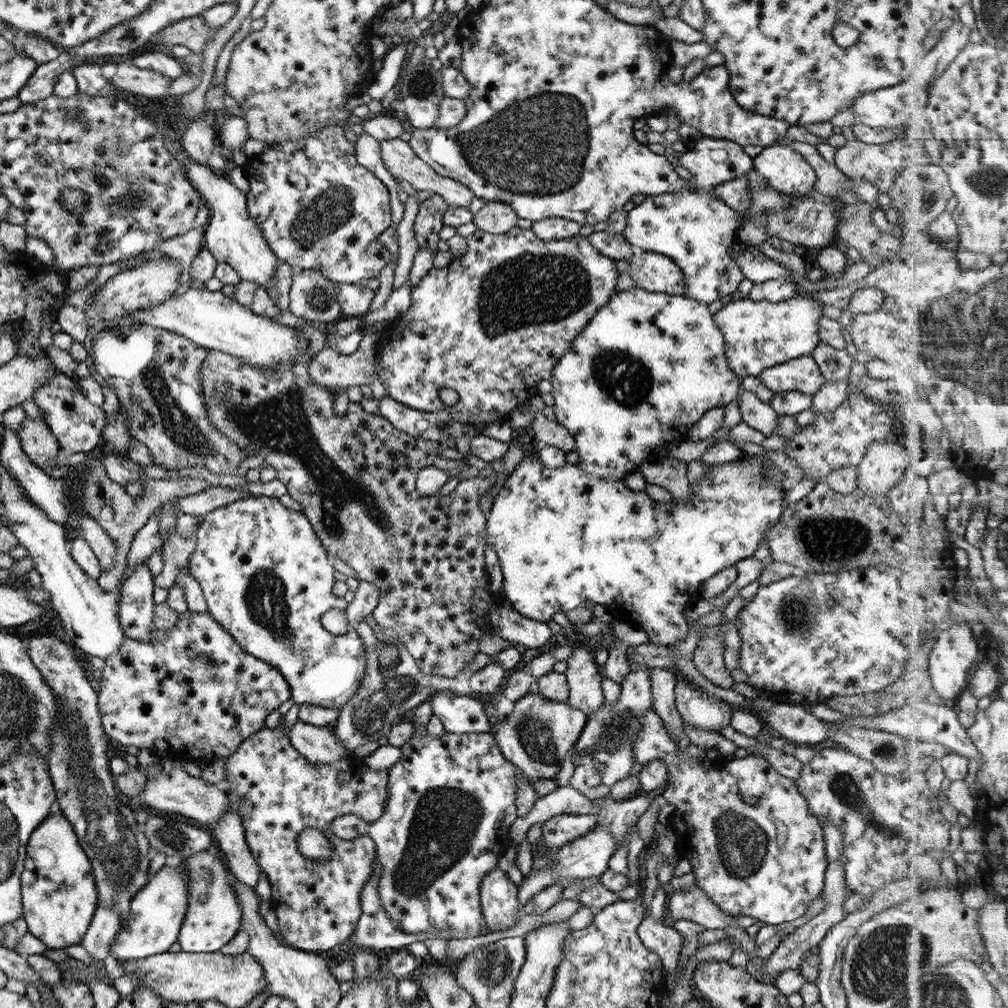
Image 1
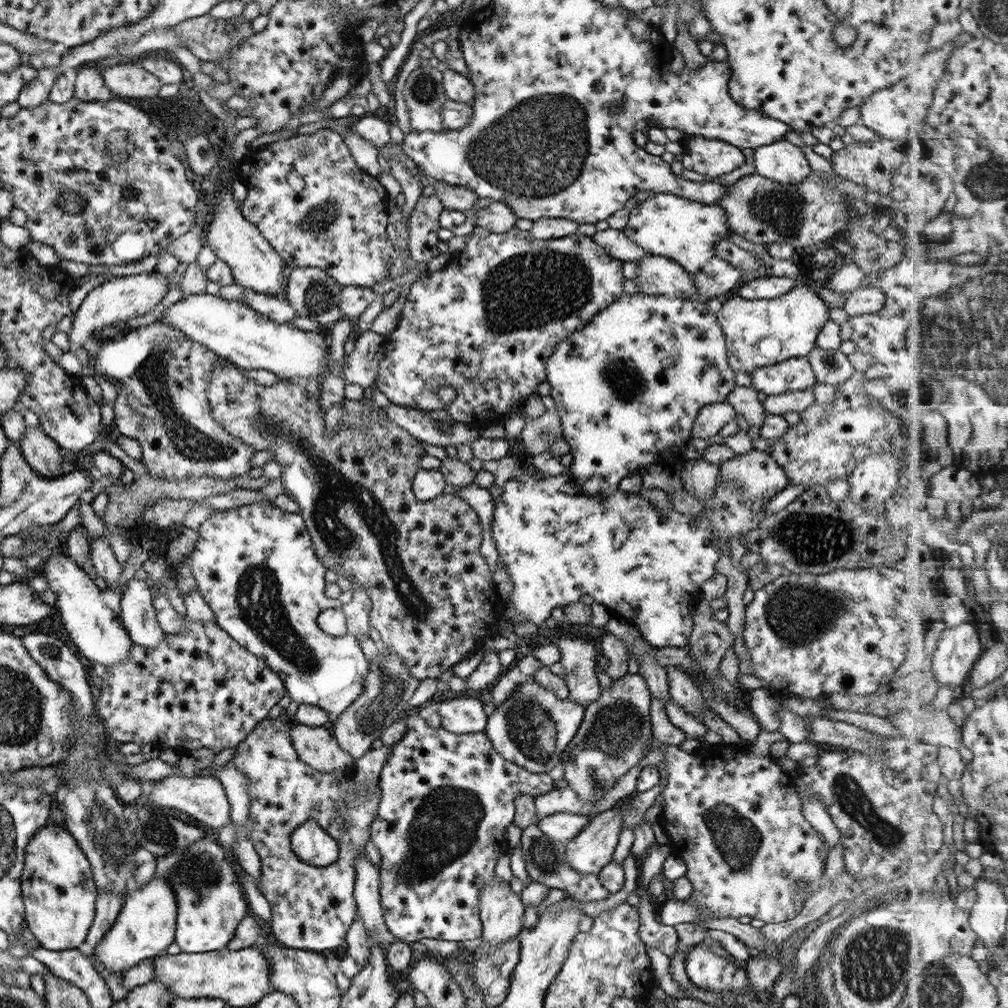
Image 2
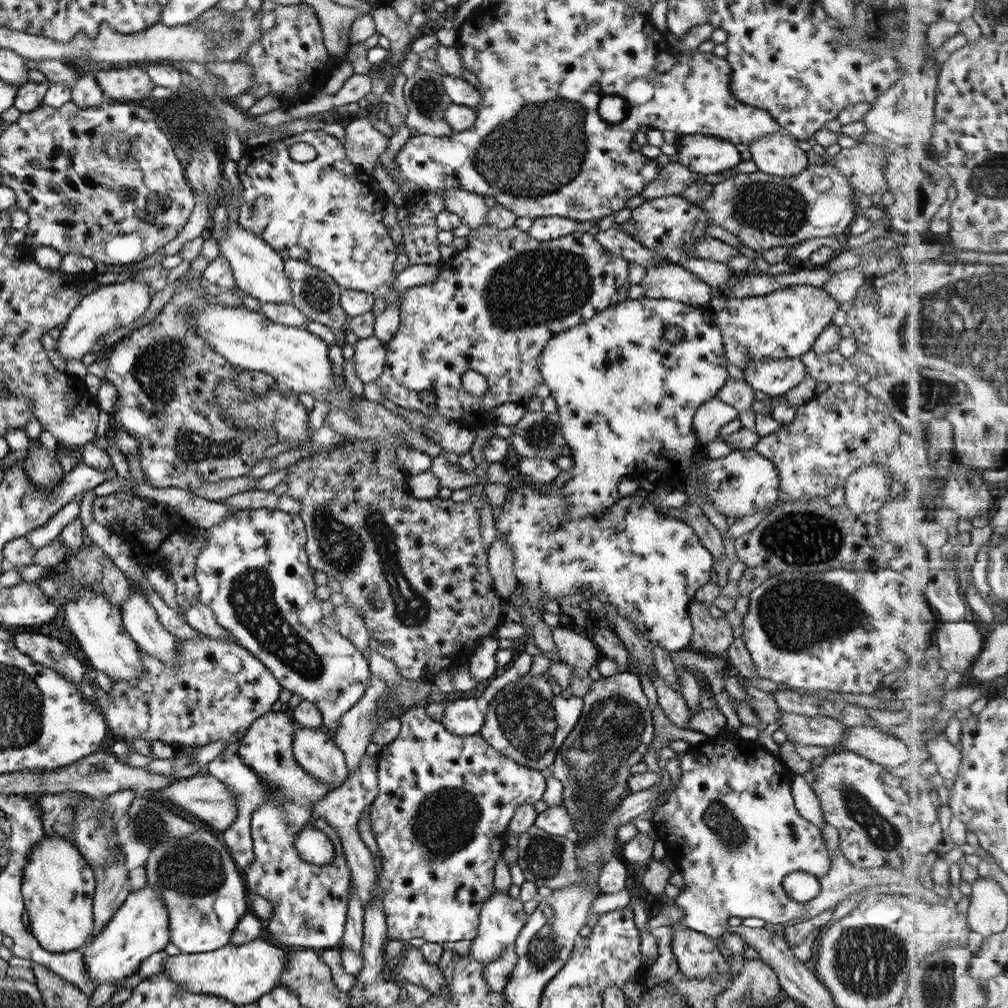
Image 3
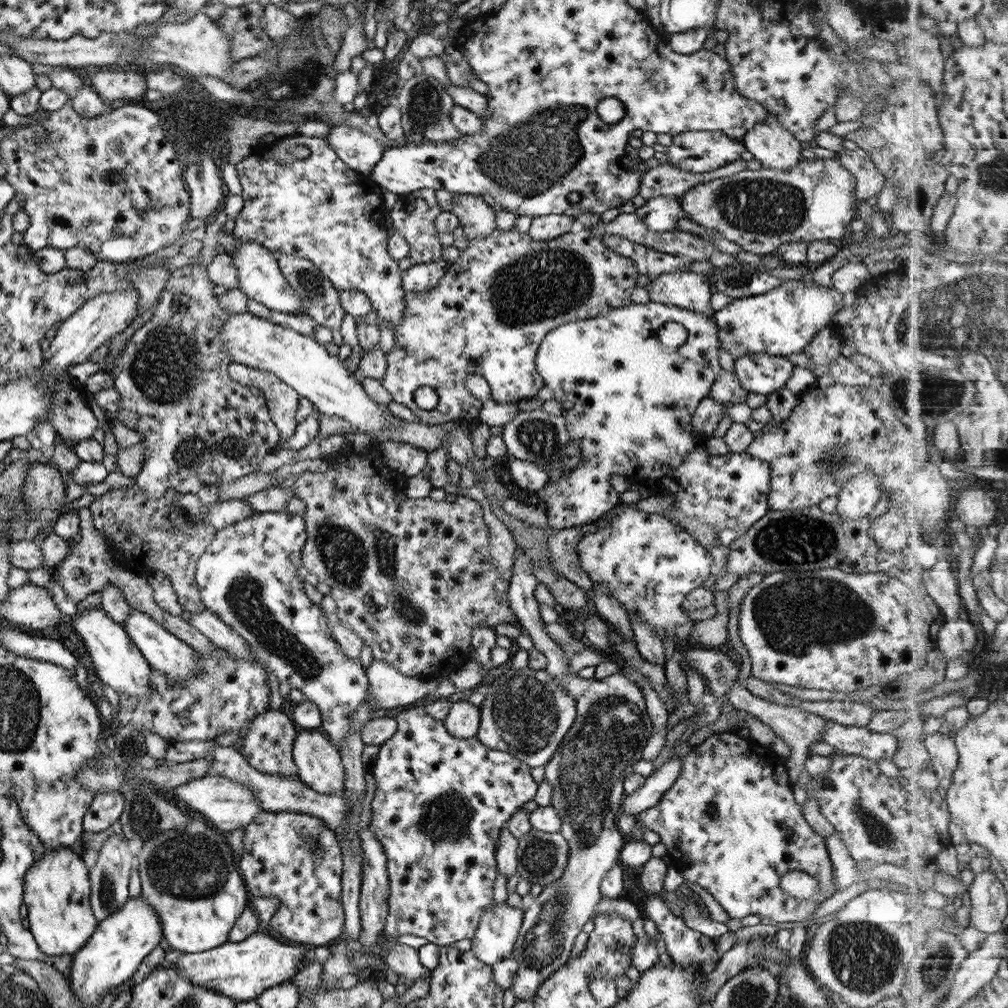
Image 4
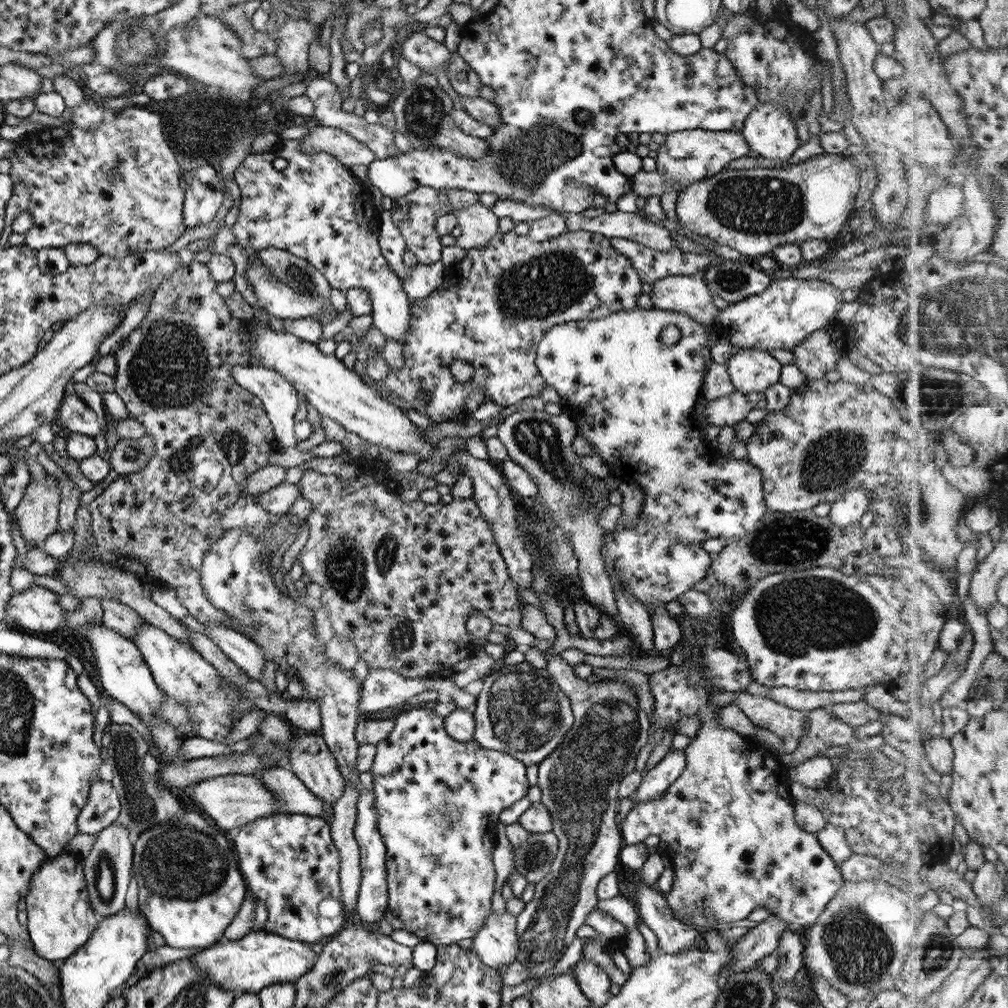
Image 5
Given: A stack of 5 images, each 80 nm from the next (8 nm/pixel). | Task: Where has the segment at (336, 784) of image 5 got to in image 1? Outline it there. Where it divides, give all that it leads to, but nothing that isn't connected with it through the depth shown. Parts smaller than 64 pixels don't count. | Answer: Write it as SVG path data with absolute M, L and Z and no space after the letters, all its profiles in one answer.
M297 720L286 736L291 747L303 756L307 763L327 765L353 755L351 751L341 748L336 737L325 727L316 727Z

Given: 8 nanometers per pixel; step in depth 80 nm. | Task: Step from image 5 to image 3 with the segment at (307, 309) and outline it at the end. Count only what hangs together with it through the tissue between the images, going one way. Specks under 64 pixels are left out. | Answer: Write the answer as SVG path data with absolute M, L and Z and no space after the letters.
M227 220L227 236L218 242L220 256L225 257L234 280L234 287L263 304L291 305L289 282L284 276L283 260L261 237L247 232L238 222Z

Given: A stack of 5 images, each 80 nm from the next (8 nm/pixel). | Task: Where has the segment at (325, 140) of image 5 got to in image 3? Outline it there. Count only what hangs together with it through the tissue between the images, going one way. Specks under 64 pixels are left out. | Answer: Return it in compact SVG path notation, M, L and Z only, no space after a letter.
M360 115L355 116L350 120L345 127L343 127L344 138L342 147L344 148L347 160L355 167L362 169L365 173L370 174L372 171L371 165L380 158L381 154L385 152L388 145L389 133L383 130L381 124L377 122L377 126L371 126L371 120L362 118Z

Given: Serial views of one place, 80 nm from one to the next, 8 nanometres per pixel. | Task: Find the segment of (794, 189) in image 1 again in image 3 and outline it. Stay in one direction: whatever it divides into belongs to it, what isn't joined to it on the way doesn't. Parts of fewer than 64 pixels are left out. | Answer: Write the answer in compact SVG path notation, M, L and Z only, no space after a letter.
M779 131L753 139L748 150L757 171L773 176L795 176L808 165L805 151L797 147L796 140Z

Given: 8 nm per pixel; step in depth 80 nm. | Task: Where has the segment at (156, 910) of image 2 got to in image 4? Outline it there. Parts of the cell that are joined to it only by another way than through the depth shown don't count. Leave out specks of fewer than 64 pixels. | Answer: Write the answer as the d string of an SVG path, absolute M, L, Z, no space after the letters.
M139 896L128 899L109 916L96 923L96 930L81 948L72 953L68 985L83 1007L92 1005L107 988L119 986L131 975L145 956L159 944L161 925L153 909Z

